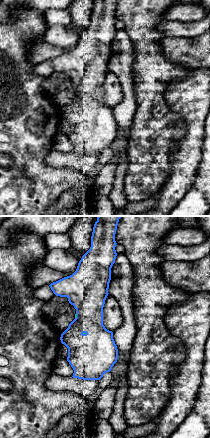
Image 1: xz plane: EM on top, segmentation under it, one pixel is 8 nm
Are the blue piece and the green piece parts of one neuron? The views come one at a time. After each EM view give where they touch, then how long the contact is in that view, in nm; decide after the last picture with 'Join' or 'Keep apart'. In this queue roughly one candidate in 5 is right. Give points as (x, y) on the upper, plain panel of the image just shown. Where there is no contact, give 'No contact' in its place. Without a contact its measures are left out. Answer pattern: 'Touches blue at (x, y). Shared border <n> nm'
Touches blue at (84, 108). Shared border 40 nm

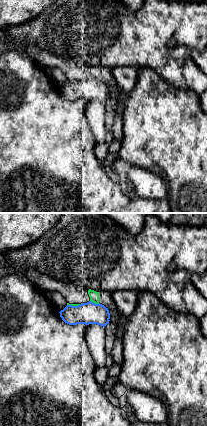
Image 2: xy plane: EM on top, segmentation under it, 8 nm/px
Touches blue at (94, 79). Shared border 80 nm

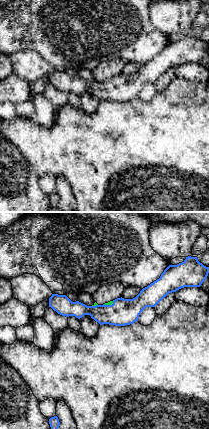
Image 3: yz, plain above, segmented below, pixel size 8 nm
Touches blue at (109, 81). Shared border 100 nm

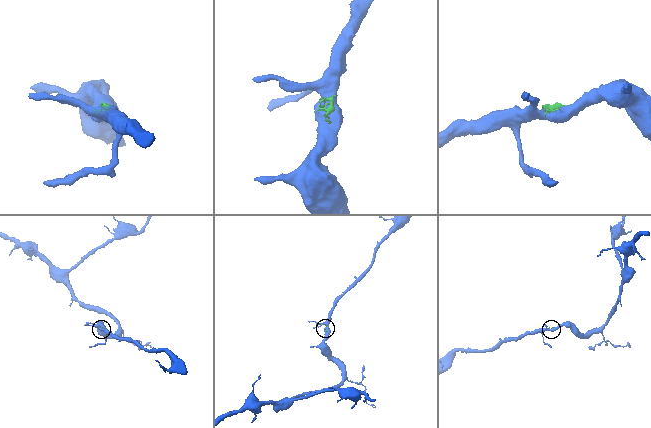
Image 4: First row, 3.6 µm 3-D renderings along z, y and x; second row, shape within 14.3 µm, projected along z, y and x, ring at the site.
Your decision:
Keep apart

